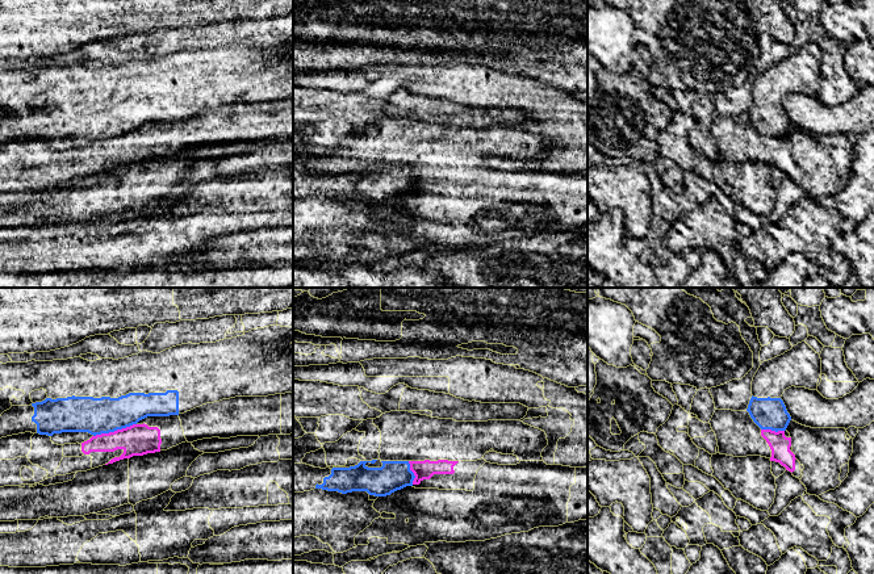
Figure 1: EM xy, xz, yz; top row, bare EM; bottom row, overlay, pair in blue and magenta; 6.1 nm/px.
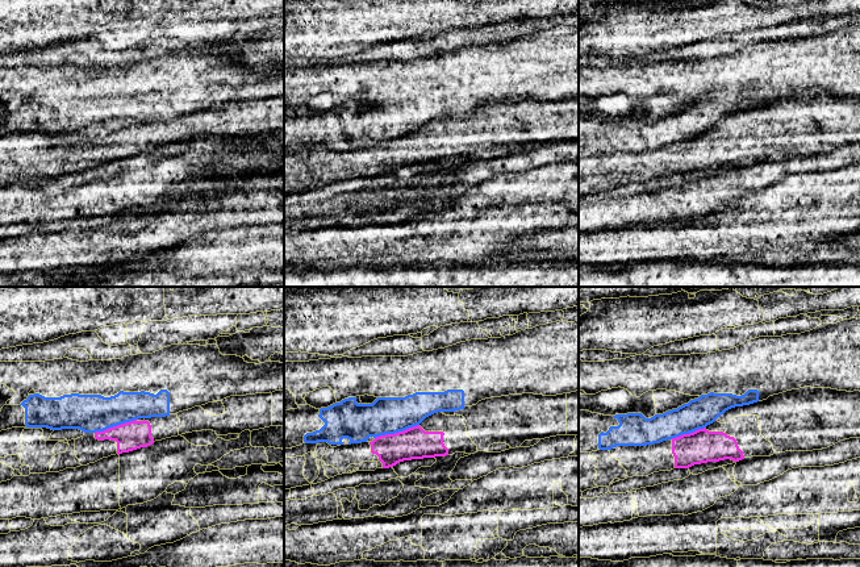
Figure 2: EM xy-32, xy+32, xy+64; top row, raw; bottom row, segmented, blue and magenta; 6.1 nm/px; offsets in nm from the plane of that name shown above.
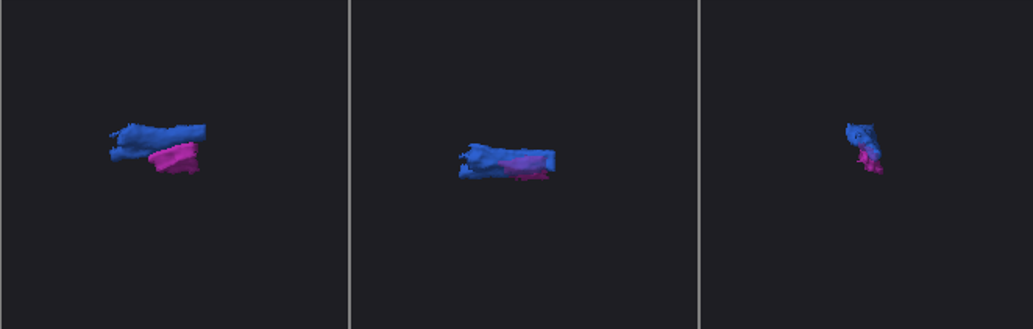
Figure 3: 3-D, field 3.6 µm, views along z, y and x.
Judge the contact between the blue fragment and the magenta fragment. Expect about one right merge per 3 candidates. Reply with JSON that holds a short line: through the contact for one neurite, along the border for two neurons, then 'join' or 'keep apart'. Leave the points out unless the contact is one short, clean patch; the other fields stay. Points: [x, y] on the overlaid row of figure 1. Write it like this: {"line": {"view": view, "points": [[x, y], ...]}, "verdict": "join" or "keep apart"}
{"line": {"view": "xy", "points": [[136, 423], [93, 436]]}, "verdict": "keep apart"}

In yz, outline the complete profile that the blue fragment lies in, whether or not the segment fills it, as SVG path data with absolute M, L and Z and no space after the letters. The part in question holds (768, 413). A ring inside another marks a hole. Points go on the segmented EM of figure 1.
M806 342L761 363L752 381L752 398L747 411L761 430L786 431L791 416L781 399L786 389L817 390L821 359Z

